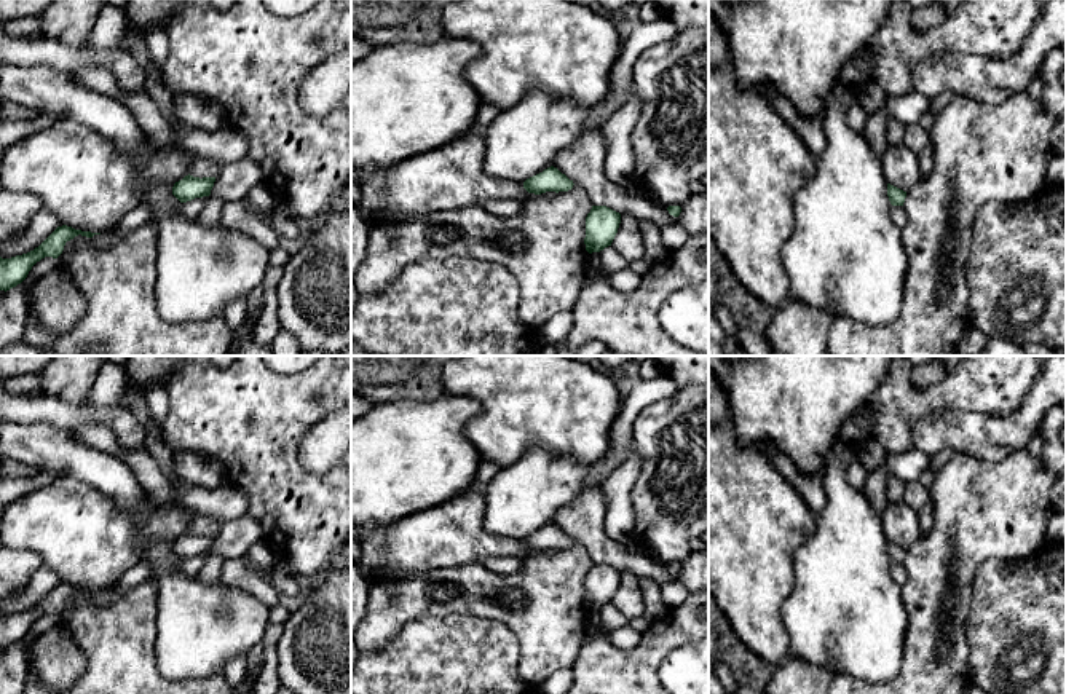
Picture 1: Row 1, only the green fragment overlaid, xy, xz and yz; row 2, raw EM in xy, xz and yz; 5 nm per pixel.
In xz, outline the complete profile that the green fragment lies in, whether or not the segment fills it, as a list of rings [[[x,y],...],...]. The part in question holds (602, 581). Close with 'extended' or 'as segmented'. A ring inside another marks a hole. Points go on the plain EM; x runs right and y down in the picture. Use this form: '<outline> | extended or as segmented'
[[[592,563],[586,574],[586,608],[600,609],[611,603],[621,581],[621,571],[606,563]]] | as segmented

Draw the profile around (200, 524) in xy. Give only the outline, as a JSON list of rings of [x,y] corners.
[[[188,511],[190,517],[191,517],[191,523],[188,531],[193,534],[217,534],[220,526],[223,525],[222,520],[211,517],[211,515],[203,515],[203,514],[196,514]]]

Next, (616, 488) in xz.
[[[632,440],[627,459],[598,487],[606,503],[606,531],[619,542],[630,542],[635,512],[630,491],[640,472],[640,451]]]

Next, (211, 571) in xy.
[[[209,552],[204,566],[196,574],[198,579],[204,582],[219,582],[223,562],[225,558],[220,554]]]

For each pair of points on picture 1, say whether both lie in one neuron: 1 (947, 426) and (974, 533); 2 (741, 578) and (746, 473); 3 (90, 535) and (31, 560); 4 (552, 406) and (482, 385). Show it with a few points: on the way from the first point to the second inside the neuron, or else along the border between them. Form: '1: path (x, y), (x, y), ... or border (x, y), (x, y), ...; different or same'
1: border (956, 450), (993, 461); different
2: path (741, 552), (741, 498); same
3: border (16, 548), (32, 551), (43, 563); different
4: path (535, 398), (522, 385), (500, 385); same

